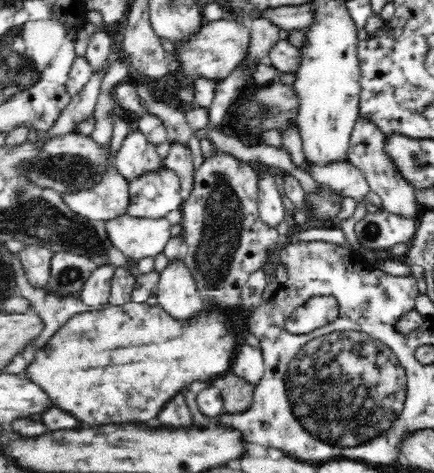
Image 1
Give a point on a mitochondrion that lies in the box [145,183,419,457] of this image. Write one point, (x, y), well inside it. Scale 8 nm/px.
(346, 385)

